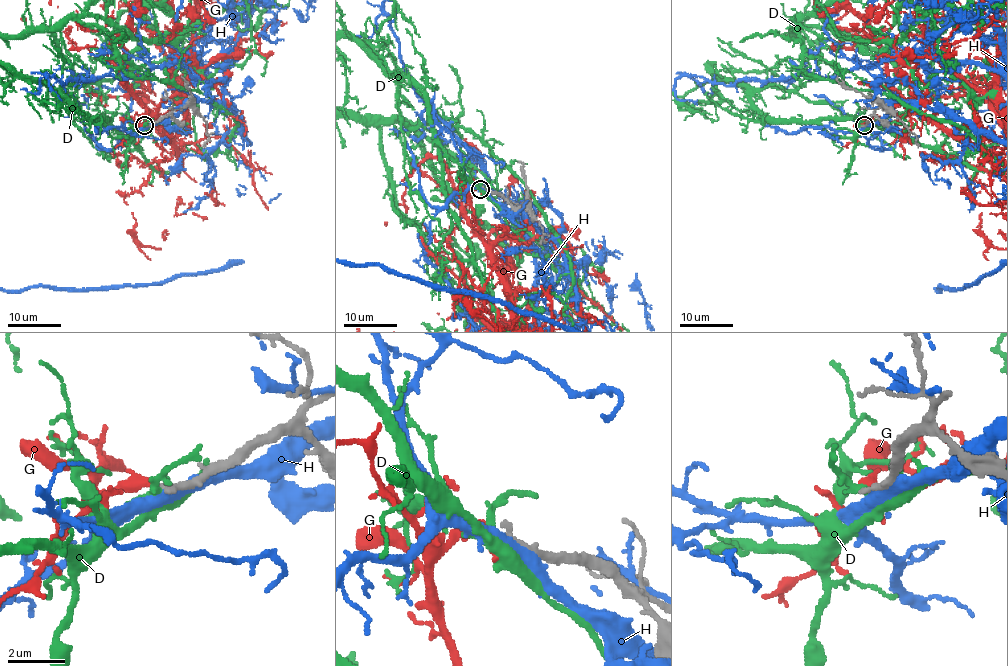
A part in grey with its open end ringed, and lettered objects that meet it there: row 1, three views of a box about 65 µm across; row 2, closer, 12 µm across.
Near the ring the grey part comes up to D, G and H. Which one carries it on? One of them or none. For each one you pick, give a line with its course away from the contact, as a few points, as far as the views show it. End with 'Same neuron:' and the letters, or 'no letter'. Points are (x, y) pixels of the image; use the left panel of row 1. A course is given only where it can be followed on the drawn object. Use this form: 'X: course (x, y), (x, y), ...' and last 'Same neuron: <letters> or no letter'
Same neuron: G

